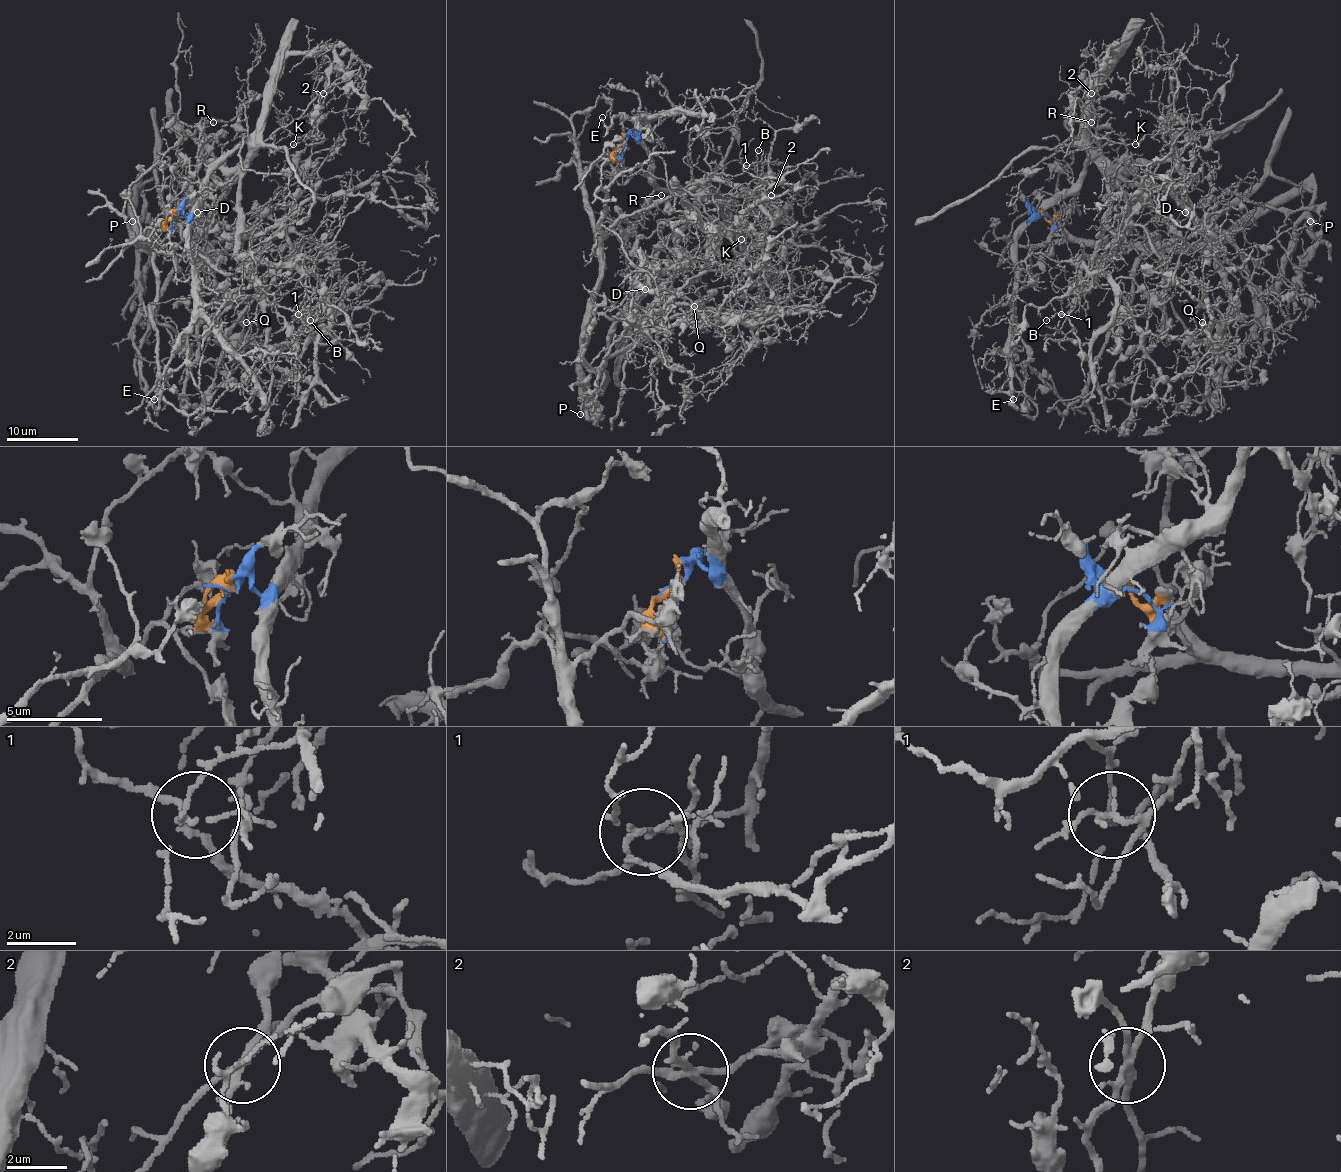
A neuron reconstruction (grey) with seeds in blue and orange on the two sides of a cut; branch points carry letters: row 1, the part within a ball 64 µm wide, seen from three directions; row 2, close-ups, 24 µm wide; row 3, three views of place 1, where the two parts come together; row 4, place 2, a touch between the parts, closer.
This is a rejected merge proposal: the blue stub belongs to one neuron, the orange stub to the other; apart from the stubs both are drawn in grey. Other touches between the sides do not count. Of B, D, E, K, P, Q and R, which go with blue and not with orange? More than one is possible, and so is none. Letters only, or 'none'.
E, K, R

